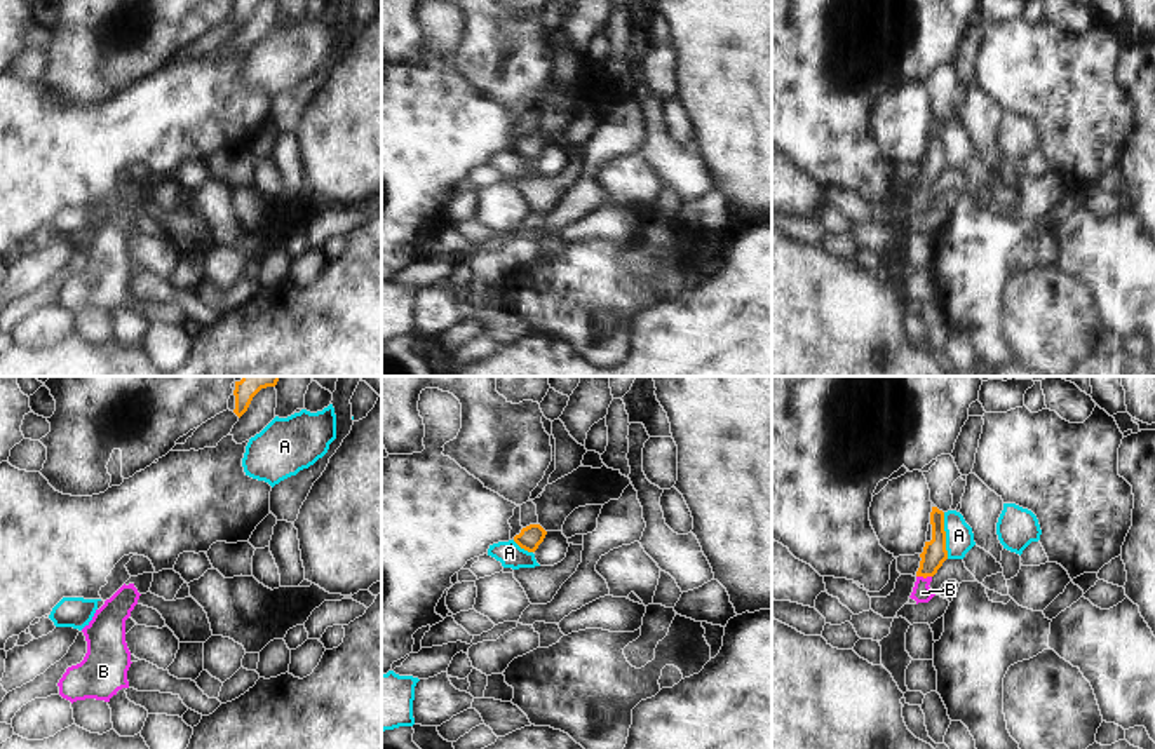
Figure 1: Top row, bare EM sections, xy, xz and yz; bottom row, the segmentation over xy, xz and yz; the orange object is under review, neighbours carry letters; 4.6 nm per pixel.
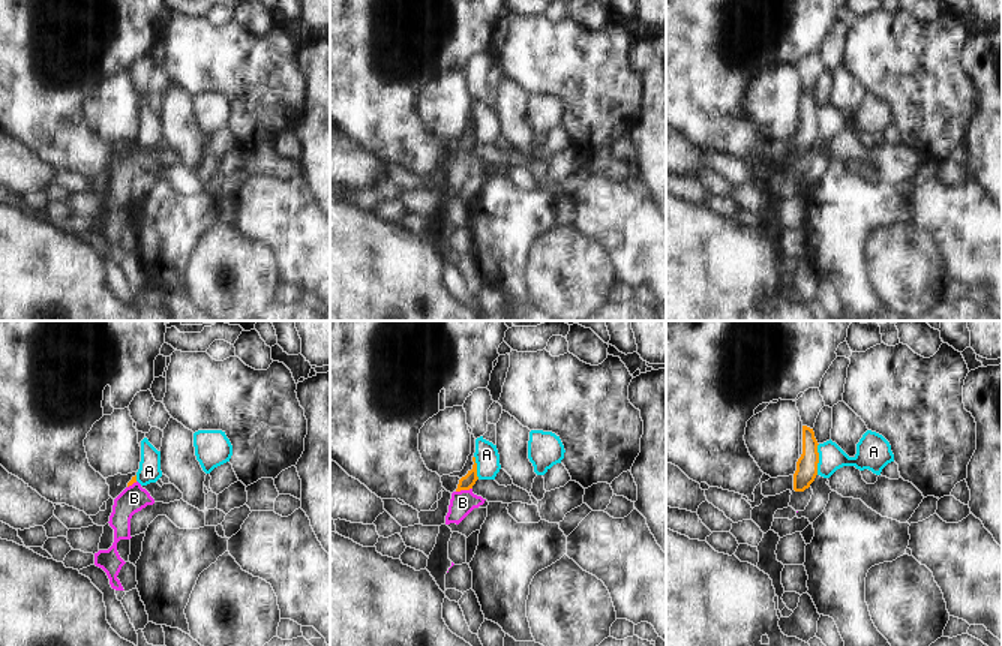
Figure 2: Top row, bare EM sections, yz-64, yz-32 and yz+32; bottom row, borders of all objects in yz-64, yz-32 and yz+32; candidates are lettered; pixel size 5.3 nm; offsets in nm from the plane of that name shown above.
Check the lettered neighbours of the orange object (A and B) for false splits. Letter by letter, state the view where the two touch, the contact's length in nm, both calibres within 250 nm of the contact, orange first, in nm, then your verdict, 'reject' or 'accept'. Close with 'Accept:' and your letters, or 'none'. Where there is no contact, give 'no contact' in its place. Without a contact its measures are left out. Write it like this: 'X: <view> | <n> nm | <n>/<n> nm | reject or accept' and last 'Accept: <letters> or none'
A: yz | 220 nm | 110/130 nm | reject
B: yz | 70 nm | 110/90 nm | accept
Accept: B

